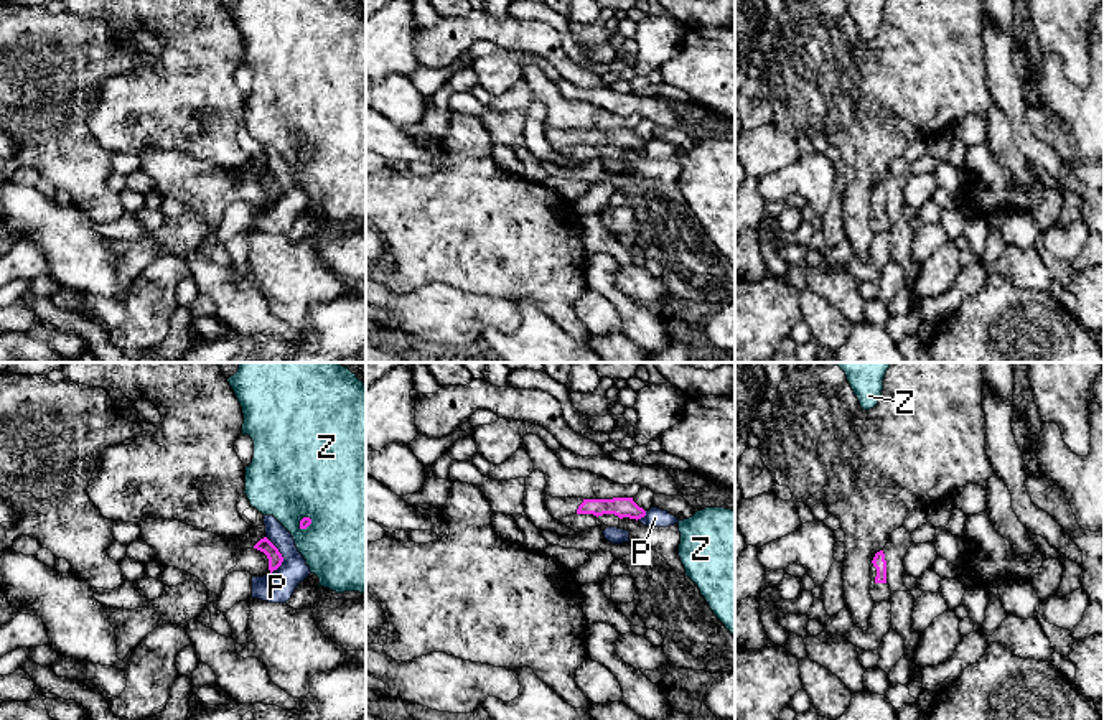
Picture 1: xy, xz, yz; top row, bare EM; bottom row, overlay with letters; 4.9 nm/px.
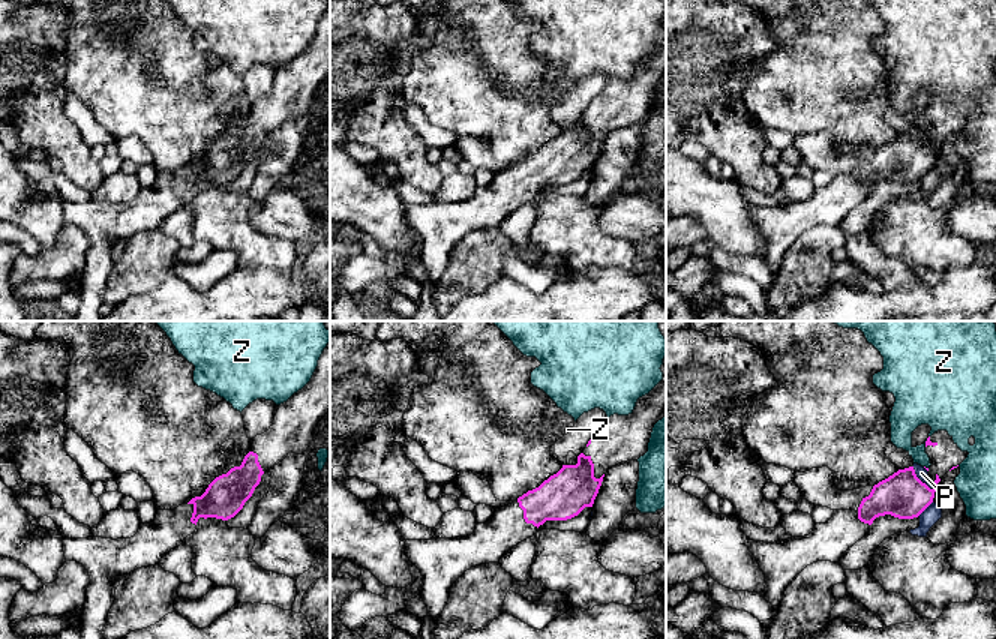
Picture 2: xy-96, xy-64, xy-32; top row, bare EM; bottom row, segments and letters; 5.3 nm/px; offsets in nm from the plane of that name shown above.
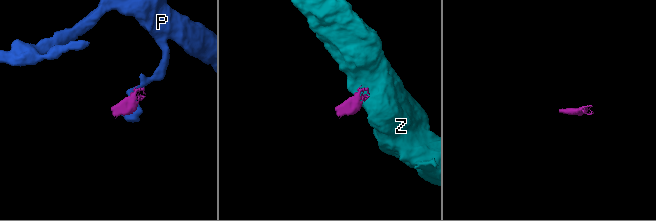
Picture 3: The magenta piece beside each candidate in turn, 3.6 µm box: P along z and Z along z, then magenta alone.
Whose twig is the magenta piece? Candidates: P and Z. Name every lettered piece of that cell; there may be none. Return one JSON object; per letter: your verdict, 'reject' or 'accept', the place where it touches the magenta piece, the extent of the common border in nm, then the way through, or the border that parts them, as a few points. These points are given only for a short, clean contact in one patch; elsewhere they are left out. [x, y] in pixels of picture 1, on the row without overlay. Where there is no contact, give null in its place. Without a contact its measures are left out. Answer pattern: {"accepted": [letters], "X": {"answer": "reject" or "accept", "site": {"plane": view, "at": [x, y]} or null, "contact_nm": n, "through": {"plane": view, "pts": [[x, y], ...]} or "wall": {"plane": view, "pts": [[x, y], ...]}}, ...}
{"accepted": [], "P": {"answer": "reject", "site": {"plane": "xy", "at": [282, 188]}, "contact_nm": 190, "wall": {"plane": "xy", "pts": [[266, 168], [282, 188], [282, 193], [267, 206]]}}, "Z": {"answer": "reject", "site": {"plane": "xy", "at": [300, 152]}, "contact_nm": 80, "wall": {"plane": "xy", "pts": [[308, 147], [300, 152], [300, 160]]}}}

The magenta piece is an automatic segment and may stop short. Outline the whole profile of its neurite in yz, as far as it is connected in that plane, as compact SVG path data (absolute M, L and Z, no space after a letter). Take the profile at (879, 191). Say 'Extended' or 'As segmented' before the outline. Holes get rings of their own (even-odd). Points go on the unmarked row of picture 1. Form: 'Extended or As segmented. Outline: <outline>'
Extended. Outline: M883 181L877 183L870 194L870 226L875 234L890 232L890 216L886 214L886 191Z

